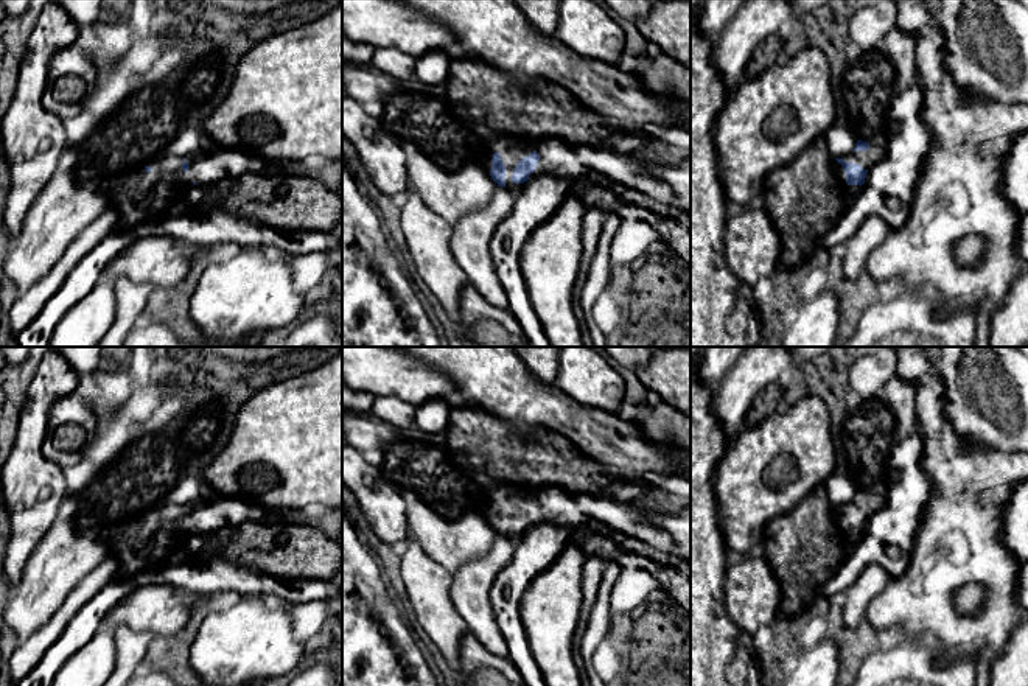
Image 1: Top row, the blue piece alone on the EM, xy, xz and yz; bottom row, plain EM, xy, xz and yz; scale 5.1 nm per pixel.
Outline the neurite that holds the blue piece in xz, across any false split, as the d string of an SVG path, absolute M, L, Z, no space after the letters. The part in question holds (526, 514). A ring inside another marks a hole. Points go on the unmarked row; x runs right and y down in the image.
M533 499L515 513L512 532L524 532L529 527L544 523L569 527L558 513L552 512L546 504L538 504L537 499Z

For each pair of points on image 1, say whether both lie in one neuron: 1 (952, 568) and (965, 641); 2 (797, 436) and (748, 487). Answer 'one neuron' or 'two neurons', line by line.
1: one neuron
2: one neuron

